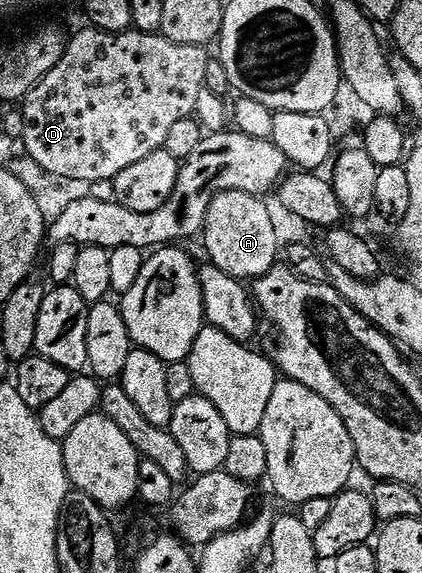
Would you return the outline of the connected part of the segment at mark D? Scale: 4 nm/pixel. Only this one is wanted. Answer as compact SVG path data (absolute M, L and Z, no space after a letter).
M87 25L84 31L68 38L61 61L22 100L25 129L21 146L27 150L26 158L37 161L56 180L110 184L129 165L164 150L172 126L195 115L197 99L205 88L208 58L207 47L174 43L161 33L132 29L111 35Z

